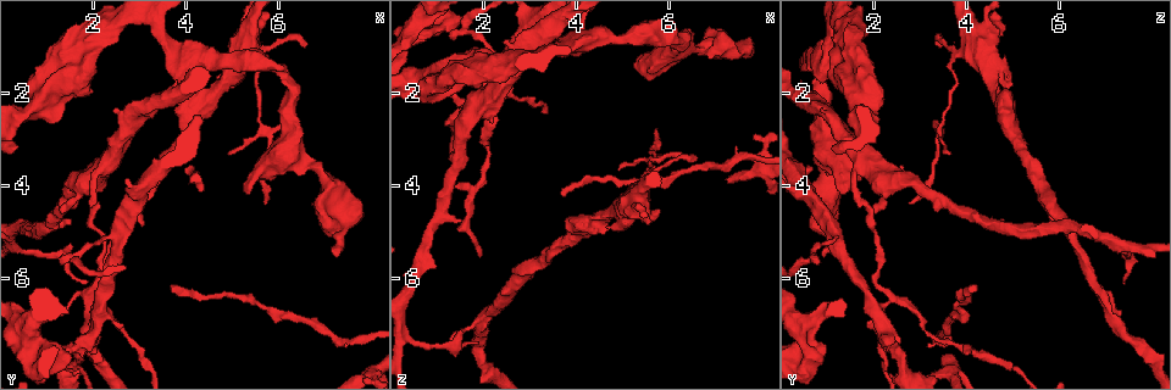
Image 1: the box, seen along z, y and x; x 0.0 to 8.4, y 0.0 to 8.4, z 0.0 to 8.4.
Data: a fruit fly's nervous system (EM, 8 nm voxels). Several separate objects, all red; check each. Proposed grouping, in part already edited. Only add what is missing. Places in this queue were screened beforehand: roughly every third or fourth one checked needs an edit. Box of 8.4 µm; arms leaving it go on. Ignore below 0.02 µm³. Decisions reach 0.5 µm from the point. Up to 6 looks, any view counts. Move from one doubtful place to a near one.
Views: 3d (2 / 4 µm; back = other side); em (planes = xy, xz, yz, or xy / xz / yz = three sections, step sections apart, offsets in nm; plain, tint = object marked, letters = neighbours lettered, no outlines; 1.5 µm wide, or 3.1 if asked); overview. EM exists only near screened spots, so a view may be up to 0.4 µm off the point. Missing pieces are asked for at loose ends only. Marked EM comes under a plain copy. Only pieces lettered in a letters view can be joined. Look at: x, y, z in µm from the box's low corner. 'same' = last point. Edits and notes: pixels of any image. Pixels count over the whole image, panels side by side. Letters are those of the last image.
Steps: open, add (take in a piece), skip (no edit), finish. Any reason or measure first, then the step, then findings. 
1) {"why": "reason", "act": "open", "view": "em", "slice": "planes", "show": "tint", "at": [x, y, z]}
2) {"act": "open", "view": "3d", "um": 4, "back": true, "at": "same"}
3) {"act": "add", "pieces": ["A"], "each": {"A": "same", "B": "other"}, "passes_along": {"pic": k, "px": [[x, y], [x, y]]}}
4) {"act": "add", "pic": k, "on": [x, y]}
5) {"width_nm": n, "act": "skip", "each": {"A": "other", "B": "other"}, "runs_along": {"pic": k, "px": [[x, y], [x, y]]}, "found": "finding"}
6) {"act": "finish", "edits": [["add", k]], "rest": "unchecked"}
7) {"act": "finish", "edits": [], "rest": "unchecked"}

{"why": "free end", "act": "open", "view": "em", "slice": "planes", "show": "tint", "at": [5.30, 4.20, 1.35]}

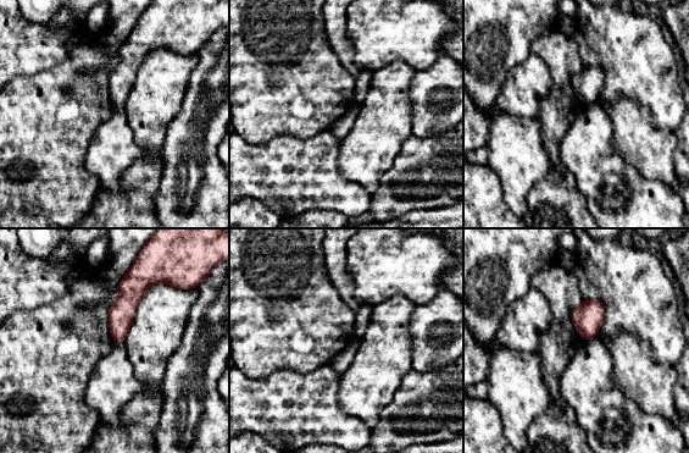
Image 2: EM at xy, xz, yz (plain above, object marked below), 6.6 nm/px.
{"act": "open", "view": "em", "slice": "planes", "show": "letters", "at": "same"}

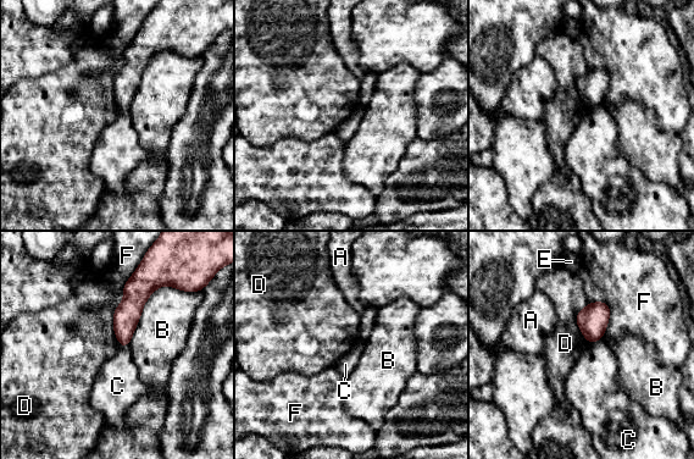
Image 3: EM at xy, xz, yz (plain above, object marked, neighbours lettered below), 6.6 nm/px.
{"act": "skip", "each": {"A": "other", "B": "other", "C": "other", "D": "other", "E": "other", "F": "other"}, "border": {"pic": 3, "px": [[123, 289], [114, 313], [120, 346]]}, "found": "none of them fits"}

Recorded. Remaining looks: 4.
{"why": "thick end", "act": "open", "view": "em", "slice": "planes", "show": "letters", "at": [7.15, 5.45, 0.90]}

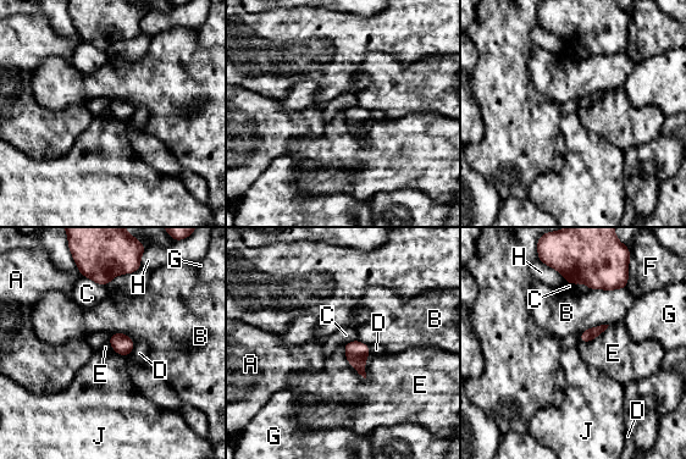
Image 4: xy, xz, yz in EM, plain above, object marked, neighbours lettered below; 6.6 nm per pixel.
{"longest_contact_nm": ["E", 260], "act": "skip", "each": {"A": "other", "B": "other", "C": "other", "D": "other", "E": "other", "F": "other", "G": "other", "H": "other", "J": "other"}, "found": "none of them fits"}

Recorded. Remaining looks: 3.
{"why": "tapers out", "act": "open", "view": "em", "slice": "planes", "show": "letters", "at": [6.65, 0.90, 3.35]}

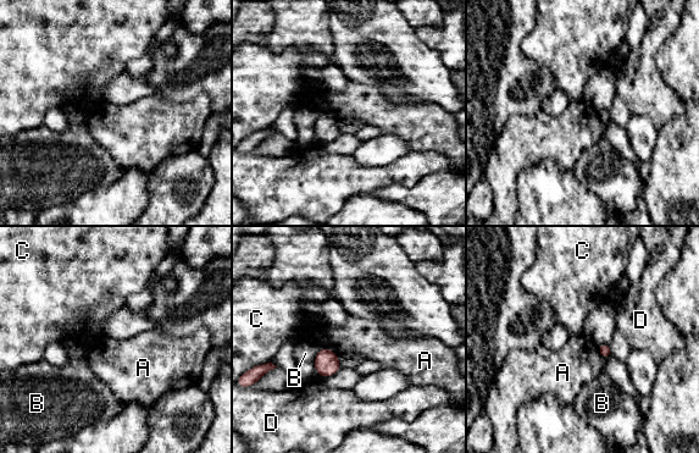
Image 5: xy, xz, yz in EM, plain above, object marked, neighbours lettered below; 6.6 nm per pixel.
{"width_nm": 80, "longest_contact_nm": ["B", 180], "act": "skip", "each": {"A": "other", "B": "other", "C": "other", "D": "other"}, "found": "no lettered piece goes on from it"}

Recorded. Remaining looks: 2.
{"act": "finish", "edits": [], "rest": "unchecked"}

